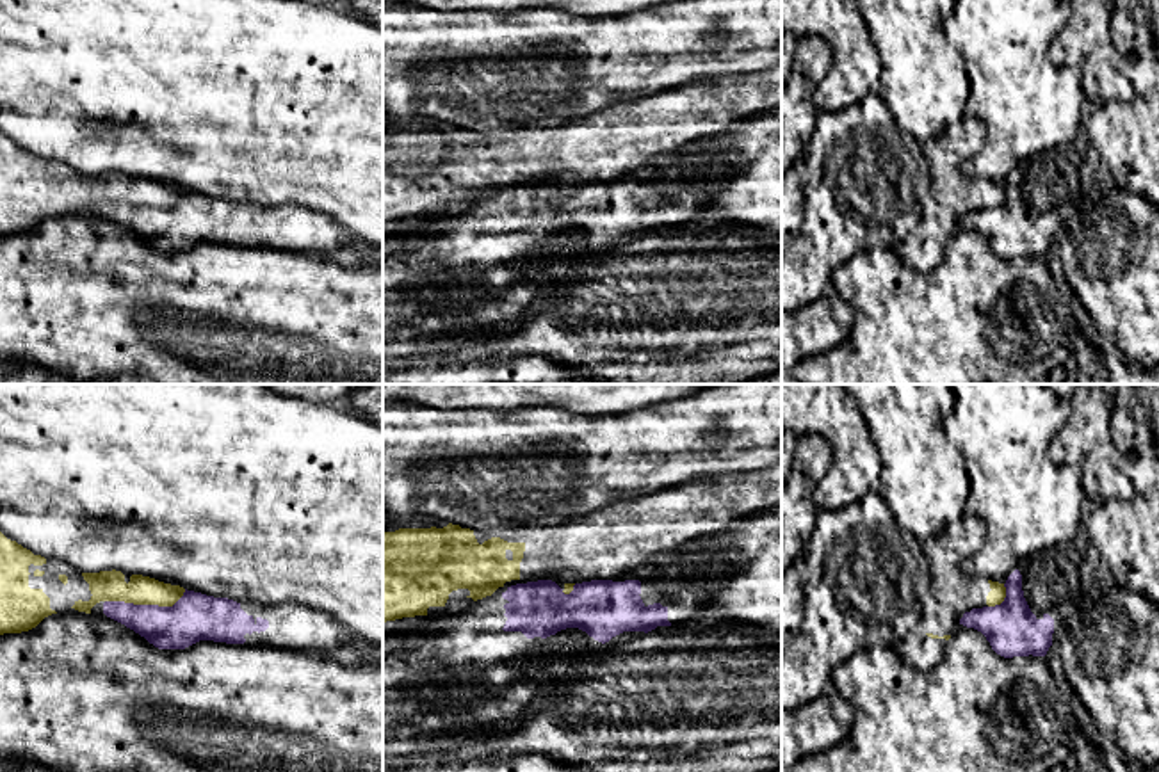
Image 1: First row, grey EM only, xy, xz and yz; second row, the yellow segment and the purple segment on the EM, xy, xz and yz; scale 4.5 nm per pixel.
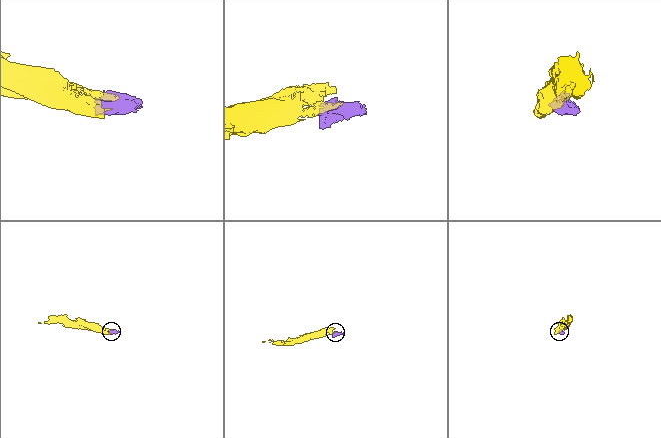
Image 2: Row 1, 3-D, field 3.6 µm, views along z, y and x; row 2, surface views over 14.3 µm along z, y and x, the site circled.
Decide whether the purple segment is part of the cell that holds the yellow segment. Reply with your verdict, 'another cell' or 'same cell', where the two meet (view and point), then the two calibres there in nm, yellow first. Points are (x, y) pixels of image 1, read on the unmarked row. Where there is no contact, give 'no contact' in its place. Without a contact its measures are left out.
another cell; meets yellow in xy at (146, 205); 140 nm thick on the yellow side, 220 nm on the other

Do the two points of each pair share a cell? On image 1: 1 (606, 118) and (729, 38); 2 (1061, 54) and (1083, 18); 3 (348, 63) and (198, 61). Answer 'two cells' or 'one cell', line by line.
1: two cells
2: one cell
3: one cell

